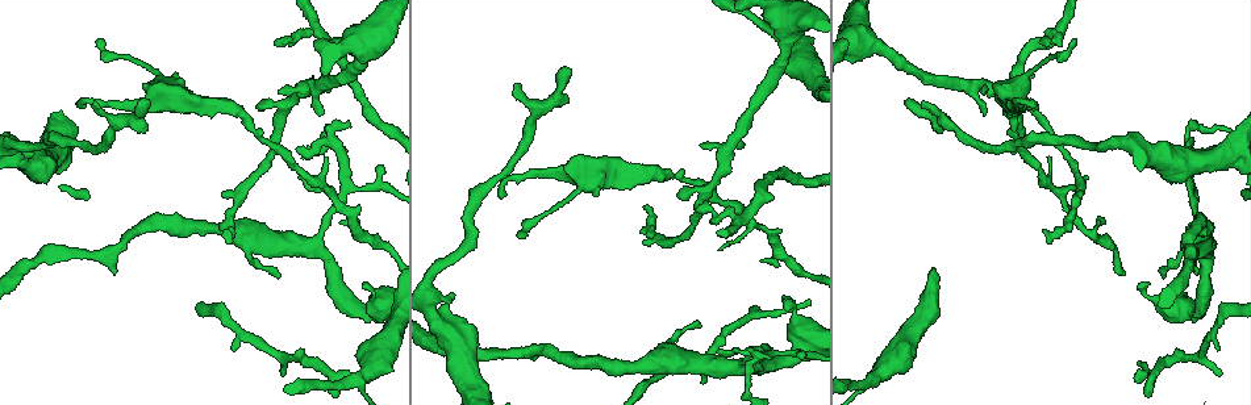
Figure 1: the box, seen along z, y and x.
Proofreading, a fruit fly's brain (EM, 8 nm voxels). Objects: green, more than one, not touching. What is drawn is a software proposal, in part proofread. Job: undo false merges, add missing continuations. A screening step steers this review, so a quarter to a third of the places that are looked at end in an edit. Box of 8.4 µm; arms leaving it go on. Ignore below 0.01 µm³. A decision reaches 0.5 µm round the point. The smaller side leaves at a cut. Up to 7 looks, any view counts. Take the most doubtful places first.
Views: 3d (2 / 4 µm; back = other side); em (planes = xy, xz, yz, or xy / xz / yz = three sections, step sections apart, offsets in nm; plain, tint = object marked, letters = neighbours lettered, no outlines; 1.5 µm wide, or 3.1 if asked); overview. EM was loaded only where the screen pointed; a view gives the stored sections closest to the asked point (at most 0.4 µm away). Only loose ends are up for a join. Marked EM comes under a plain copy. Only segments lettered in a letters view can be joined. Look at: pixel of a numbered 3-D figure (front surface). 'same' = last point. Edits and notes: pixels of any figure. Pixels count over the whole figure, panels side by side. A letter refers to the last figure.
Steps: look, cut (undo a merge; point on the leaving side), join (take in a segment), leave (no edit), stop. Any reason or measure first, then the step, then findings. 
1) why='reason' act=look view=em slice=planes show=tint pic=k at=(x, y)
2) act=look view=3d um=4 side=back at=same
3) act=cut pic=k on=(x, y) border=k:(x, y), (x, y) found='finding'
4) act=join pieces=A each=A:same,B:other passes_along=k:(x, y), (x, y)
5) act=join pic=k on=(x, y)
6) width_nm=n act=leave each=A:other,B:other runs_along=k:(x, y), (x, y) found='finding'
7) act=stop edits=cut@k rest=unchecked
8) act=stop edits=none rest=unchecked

why='three-way junction' act=look view=em slice=xy step=8 show=tint pic=1 at=(772, 351)

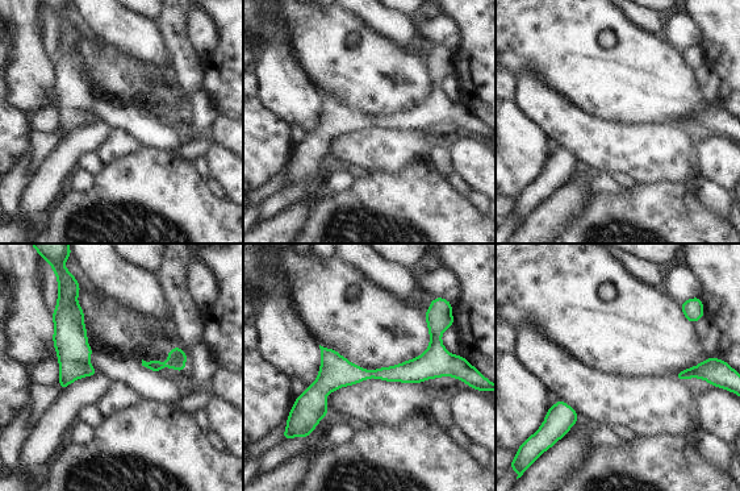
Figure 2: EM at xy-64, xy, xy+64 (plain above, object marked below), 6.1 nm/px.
act=look view=em slice=planes show=letters at=same

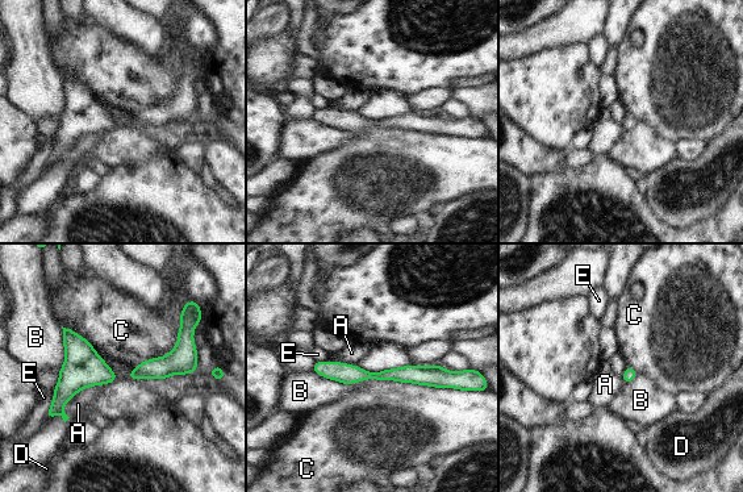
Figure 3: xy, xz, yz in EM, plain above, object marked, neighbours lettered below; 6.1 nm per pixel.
width_nm=80 act=leave each=A:other,B:other,C:other,D:other,E:other runs_along=3:(316, 368), (359, 375), (426, 376) found='one neuron here'

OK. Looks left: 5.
why='tapers out' act=look view=em slice=planes show=letters pic=1 at=(284, 371)

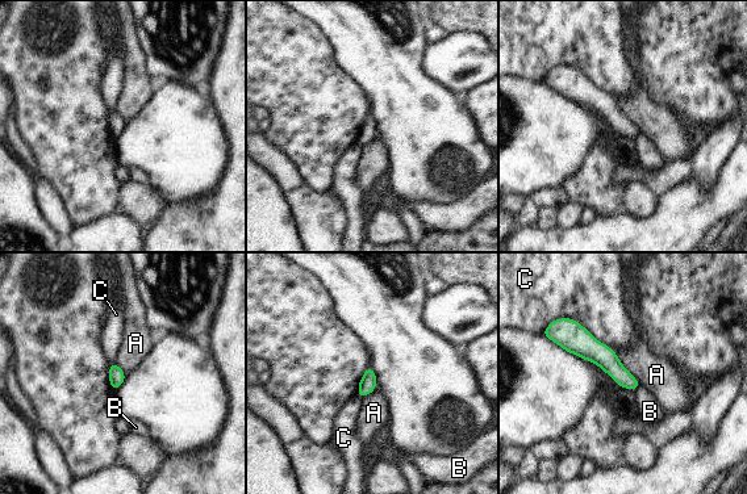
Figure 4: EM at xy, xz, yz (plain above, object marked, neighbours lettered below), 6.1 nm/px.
act=leave each=A:other,B:other,C:other border=4:(610, 348), (620, 363), (639, 384) found='no lettered segment goes on from it'

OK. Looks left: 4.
why='free end' act=look view=em slice=planes show=tint pic=1 at=(1162, 278)

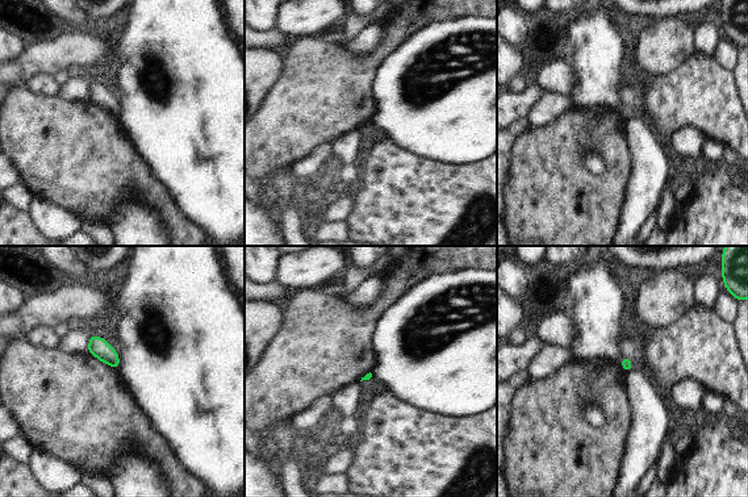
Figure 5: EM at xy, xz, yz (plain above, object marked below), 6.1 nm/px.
why='what lies round it' act=look view=em slice=planes show=letters at=same

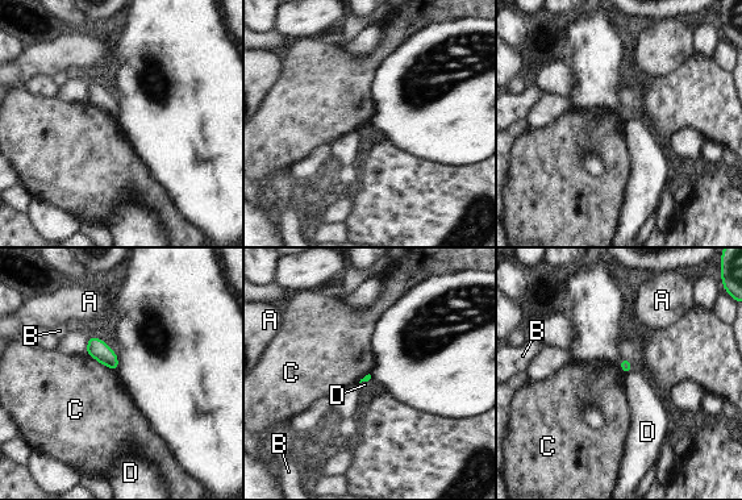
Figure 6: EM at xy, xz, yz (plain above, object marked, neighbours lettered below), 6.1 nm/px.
act=leave each=A:other,B:other,C:other,D:other border=6:(630, 370), (625, 374) found='none of them fits'

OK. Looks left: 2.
act=stop edits=none rest=unchecked

